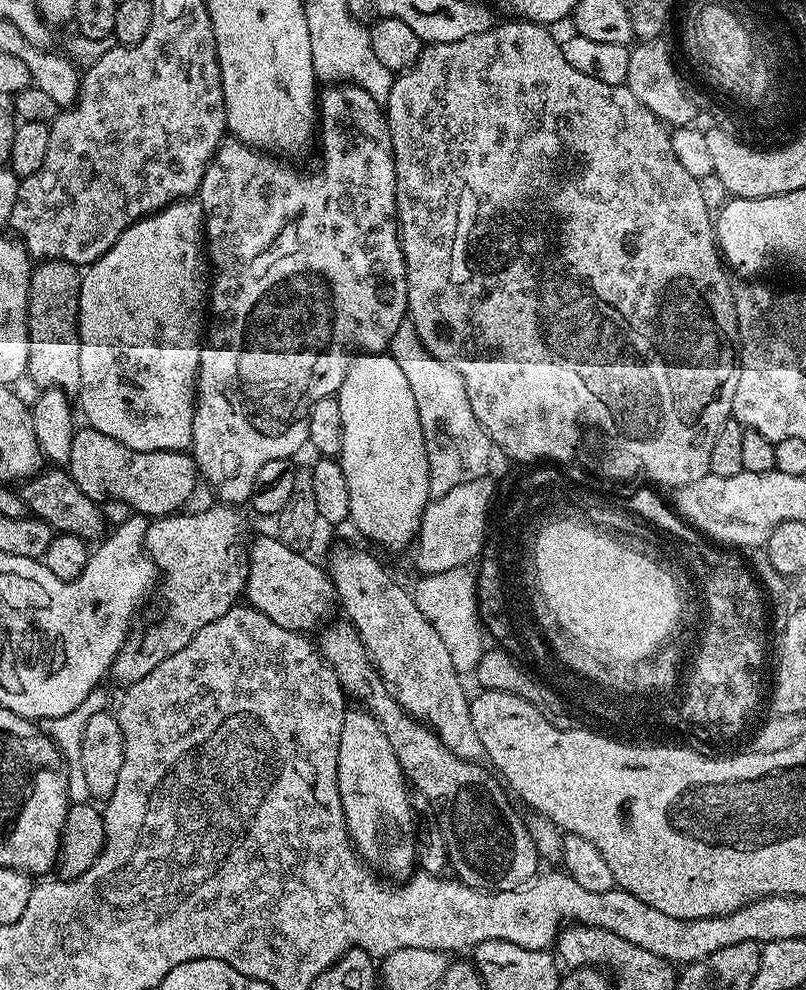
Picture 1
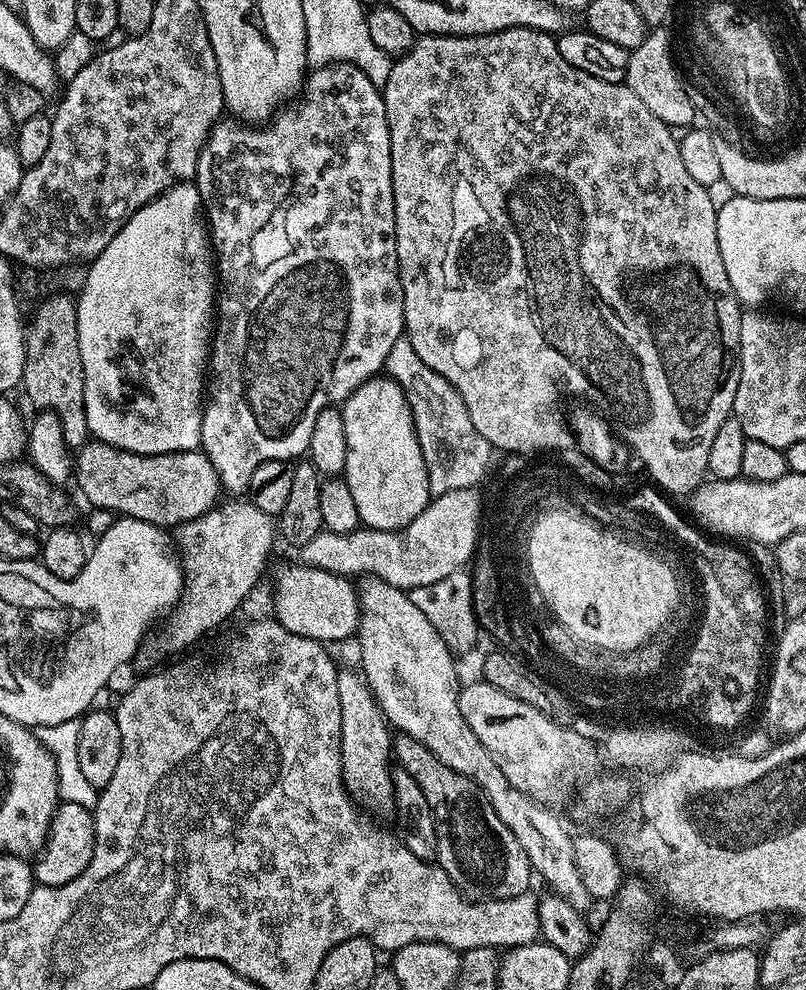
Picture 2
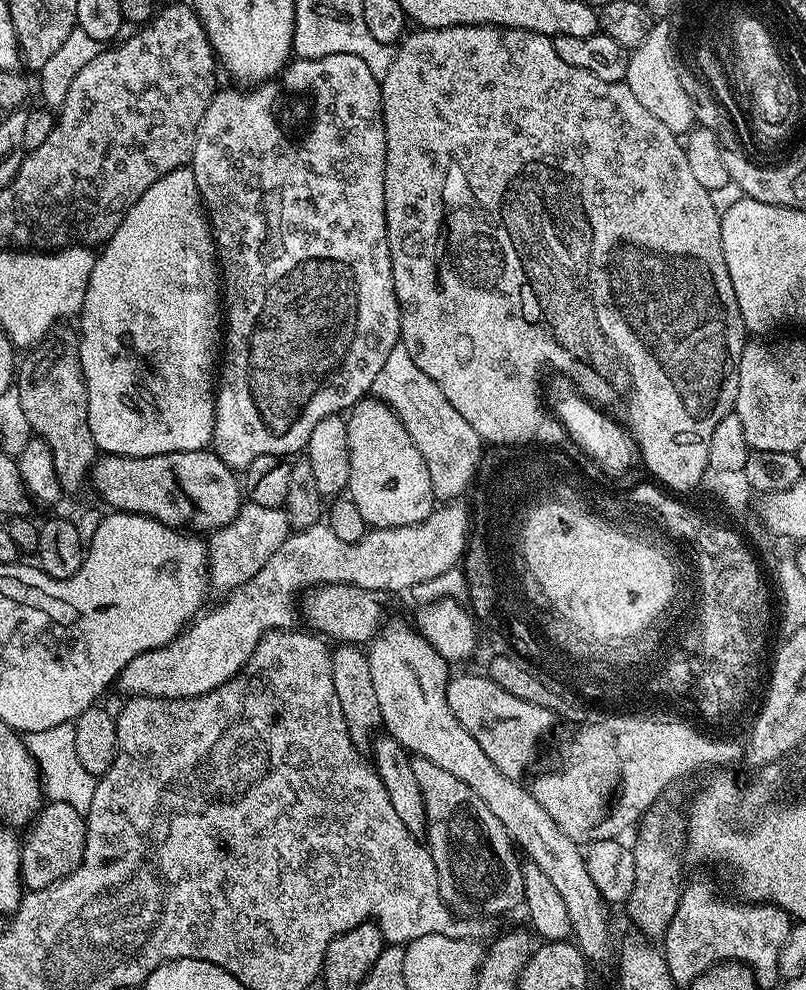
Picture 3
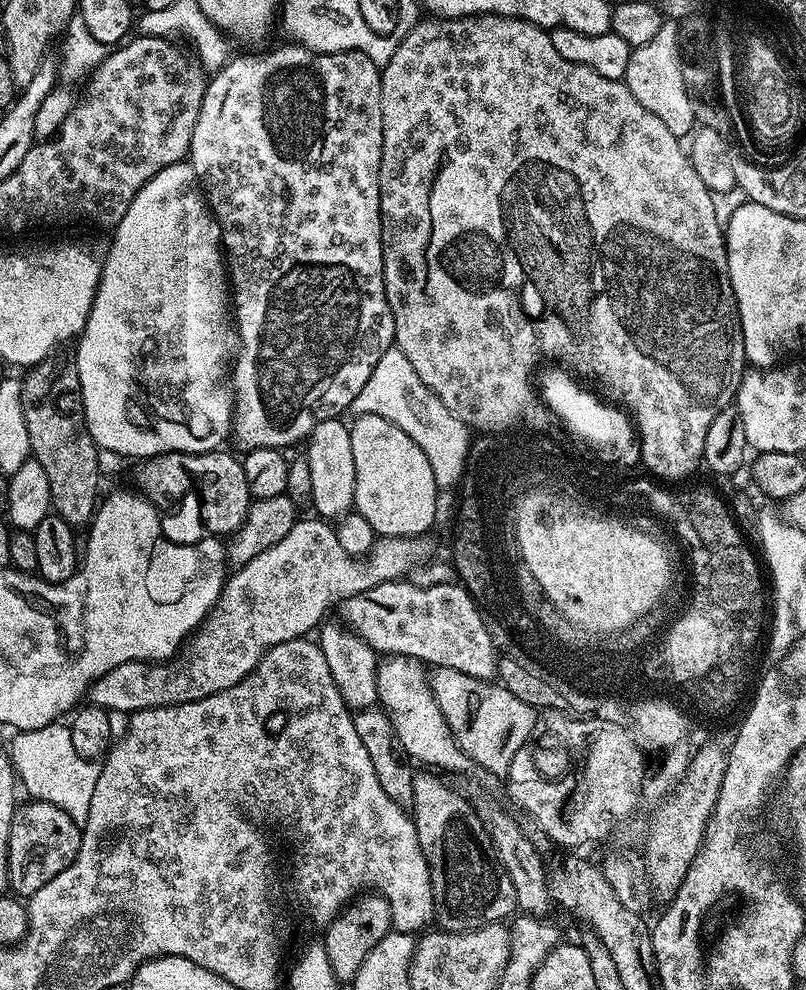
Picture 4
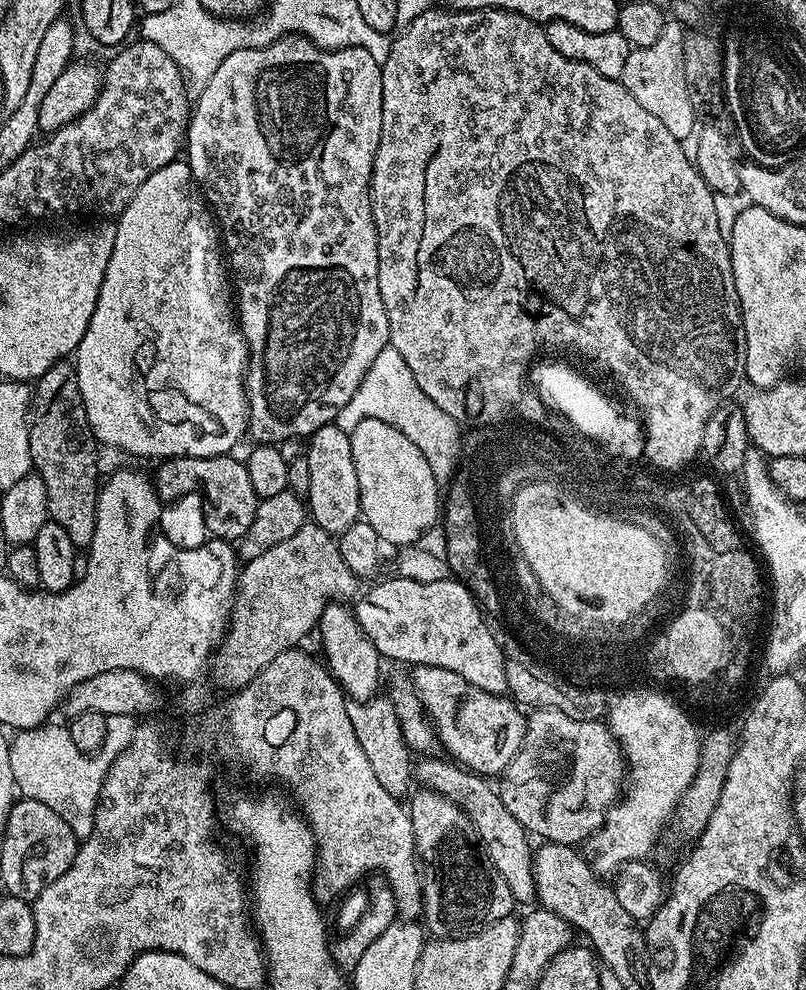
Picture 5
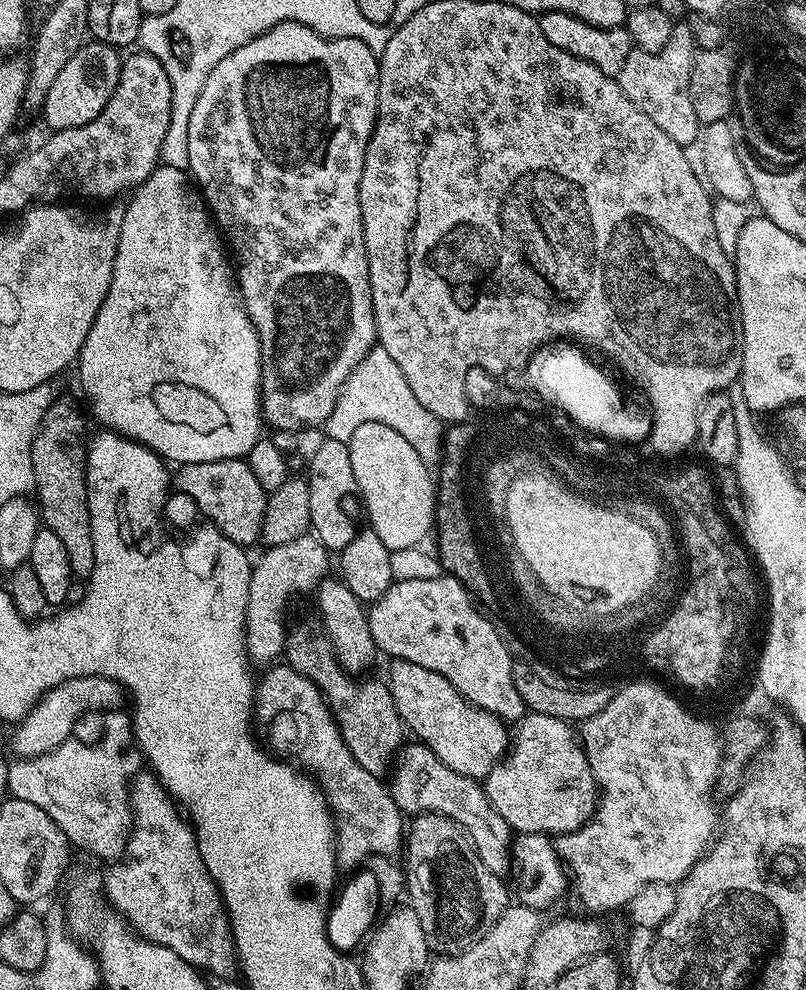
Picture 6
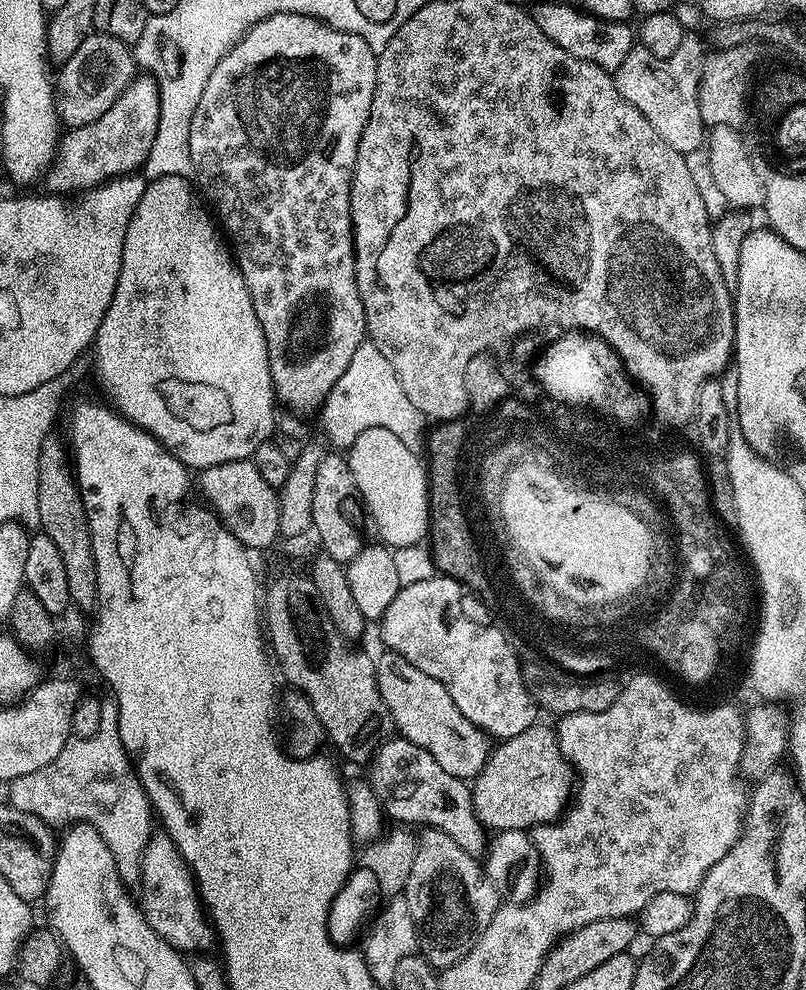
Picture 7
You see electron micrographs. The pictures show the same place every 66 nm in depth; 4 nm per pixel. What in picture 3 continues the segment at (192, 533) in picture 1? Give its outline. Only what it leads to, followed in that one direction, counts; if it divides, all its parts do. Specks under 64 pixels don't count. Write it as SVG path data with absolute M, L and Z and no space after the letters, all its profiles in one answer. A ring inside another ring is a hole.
M247 502L241 503L238 514L234 519L207 537L206 547L208 550L208 582L213 589L220 594L227 594L240 588L266 562L270 562L274 550L286 542L290 534L288 516L284 508L271 508L270 506L258 506Z

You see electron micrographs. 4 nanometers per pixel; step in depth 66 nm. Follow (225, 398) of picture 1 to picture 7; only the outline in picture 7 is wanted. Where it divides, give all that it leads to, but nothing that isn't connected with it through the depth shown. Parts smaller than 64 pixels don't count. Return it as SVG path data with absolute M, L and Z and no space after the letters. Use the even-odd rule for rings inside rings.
M275 12L270 18L254 25L220 59L218 66L214 66L214 74L210 74L206 90L202 90L202 102L198 102L198 110L194 110L194 118L190 122L190 162L195 183L226 236L228 231L227 239L236 265L244 275L250 298L254 302L254 314L258 314L258 322L262 322L262 334L268 343L270 378L277 401L296 412L315 413L323 405L334 382L338 382L338 378L346 374L346 366L350 366L354 350L358 350L358 346L366 340L362 298L358 294L356 281L356 248L352 244L350 190L358 158L358 142L370 118L370 102L374 98L376 85L377 55L365 40L358 38L358 34L346 34L342 30L328 28L322 21L302 14Z

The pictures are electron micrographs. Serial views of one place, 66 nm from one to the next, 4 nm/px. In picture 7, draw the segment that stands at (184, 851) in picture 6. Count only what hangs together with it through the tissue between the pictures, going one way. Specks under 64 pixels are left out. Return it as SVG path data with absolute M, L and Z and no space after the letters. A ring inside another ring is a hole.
M156 834L148 841L142 858L138 887L138 903L146 922L171 948L181 954L208 954L213 951L212 921L208 919L200 902L192 871L168 835Z

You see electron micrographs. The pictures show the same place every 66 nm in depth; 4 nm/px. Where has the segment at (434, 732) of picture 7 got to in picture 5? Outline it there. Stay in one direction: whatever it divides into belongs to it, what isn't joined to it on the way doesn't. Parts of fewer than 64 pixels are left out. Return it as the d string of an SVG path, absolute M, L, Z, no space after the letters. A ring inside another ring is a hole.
M420 666L413 672L416 672L412 676L413 681L411 680L414 691L424 704L424 710L435 727L442 748L452 752L448 753L451 759L459 762L469 772L478 772L485 778L499 777L507 769L509 763L515 760L516 753L520 751L522 738L528 729L528 722L521 705L507 695L487 692L466 682L466 678L462 678L462 674L454 674L454 670Z

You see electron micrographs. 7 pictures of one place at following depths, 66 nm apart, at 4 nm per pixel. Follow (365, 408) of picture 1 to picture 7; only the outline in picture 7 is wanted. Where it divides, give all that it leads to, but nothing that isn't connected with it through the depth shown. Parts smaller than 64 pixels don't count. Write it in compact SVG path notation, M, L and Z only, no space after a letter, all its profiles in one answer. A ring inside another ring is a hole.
M371 428L362 430L362 434L354 438L346 459L367 515L371 523L372 520L376 523L376 532L381 536L377 537L391 549L419 545L428 534L428 474L421 457L401 442L398 434L390 434L385 428Z

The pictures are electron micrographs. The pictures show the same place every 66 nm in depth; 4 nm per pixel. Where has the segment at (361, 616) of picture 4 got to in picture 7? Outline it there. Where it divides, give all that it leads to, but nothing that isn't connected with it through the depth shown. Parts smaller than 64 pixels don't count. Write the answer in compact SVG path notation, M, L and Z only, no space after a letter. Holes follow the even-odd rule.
M441 574L401 587L400 593L394 602L390 602L390 606L386 606L386 614L378 622L380 636L384 639L383 647L406 658L406 662L422 670L422 674L438 678L438 682L446 686L450 698L454 698L454 706L458 706L458 710L462 710L462 714L466 714L474 726L478 726L493 741L503 742L522 734L522 730L537 723L538 709L524 681L521 657L512 649L513 641L499 627L487 628L471 620L464 613L460 592L462 585L458 581Z

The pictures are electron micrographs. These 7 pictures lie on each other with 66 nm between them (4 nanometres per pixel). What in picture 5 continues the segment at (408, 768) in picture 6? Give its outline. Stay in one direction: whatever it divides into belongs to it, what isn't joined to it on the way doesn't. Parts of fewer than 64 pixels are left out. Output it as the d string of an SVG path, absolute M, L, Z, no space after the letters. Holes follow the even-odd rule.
M420 758L414 764L414 780L425 789L441 792L467 814L476 833L480 835L480 843L490 862L506 878L506 886L510 886L510 894L517 905L533 903L536 900L536 883L534 882L533 845L528 845L530 833L528 829L506 810L506 802L502 802L499 791L491 779L485 778L478 772L469 772L467 768L451 759L432 760L436 758Z

